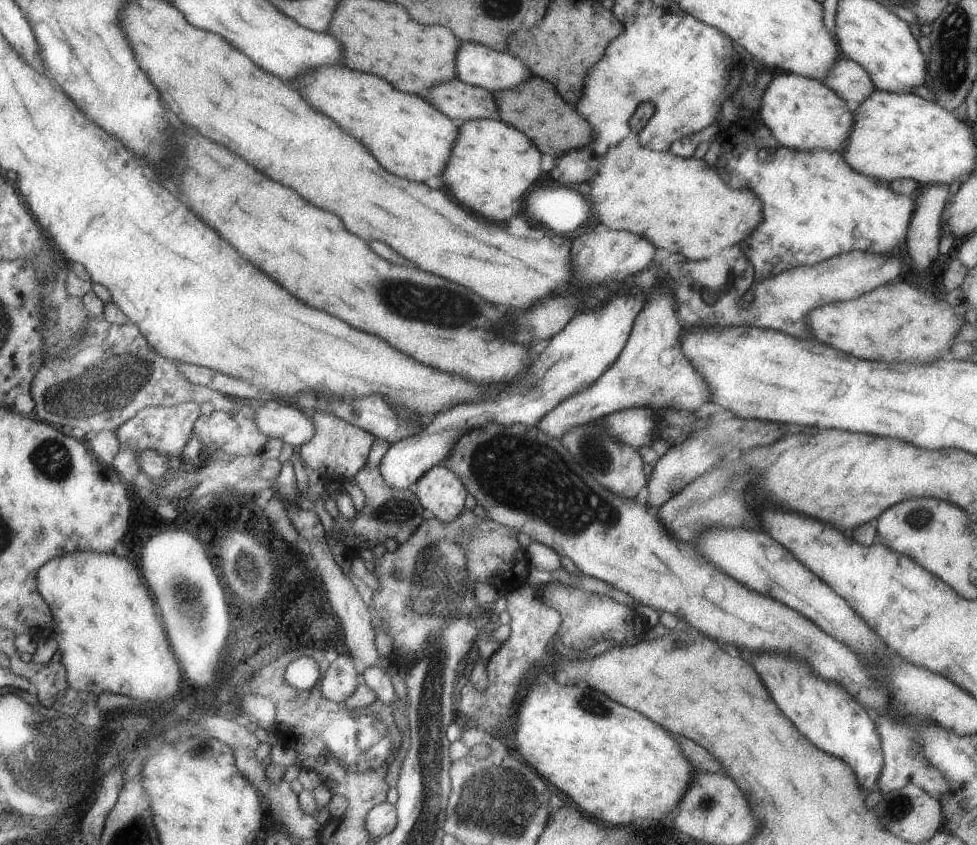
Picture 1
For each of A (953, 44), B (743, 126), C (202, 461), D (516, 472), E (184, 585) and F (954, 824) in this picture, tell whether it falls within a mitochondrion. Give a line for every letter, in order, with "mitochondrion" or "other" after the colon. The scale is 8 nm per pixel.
A: mitochondrion
B: other
C: other
D: mitochondrion
E: mitochondrion
F: other

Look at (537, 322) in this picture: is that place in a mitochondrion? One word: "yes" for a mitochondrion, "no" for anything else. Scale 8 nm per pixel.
no

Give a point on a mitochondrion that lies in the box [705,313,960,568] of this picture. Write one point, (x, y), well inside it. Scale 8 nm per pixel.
(918, 517)

